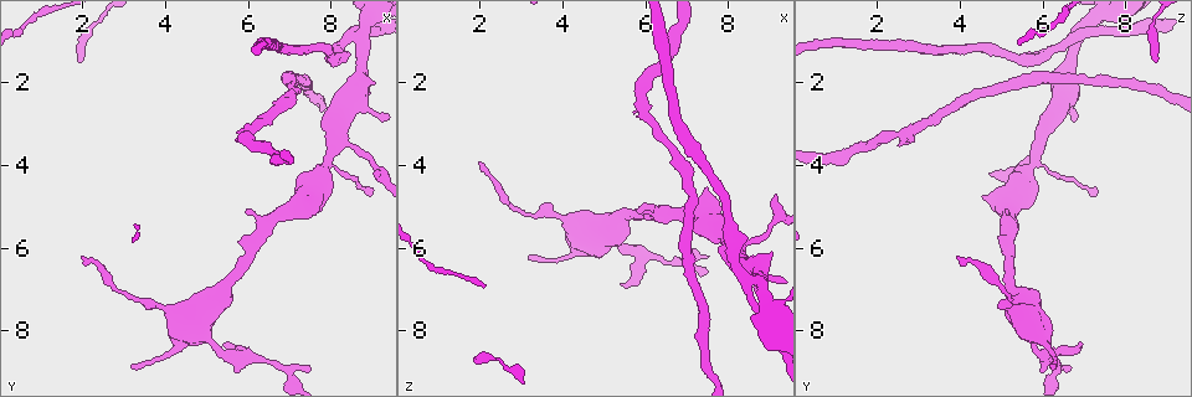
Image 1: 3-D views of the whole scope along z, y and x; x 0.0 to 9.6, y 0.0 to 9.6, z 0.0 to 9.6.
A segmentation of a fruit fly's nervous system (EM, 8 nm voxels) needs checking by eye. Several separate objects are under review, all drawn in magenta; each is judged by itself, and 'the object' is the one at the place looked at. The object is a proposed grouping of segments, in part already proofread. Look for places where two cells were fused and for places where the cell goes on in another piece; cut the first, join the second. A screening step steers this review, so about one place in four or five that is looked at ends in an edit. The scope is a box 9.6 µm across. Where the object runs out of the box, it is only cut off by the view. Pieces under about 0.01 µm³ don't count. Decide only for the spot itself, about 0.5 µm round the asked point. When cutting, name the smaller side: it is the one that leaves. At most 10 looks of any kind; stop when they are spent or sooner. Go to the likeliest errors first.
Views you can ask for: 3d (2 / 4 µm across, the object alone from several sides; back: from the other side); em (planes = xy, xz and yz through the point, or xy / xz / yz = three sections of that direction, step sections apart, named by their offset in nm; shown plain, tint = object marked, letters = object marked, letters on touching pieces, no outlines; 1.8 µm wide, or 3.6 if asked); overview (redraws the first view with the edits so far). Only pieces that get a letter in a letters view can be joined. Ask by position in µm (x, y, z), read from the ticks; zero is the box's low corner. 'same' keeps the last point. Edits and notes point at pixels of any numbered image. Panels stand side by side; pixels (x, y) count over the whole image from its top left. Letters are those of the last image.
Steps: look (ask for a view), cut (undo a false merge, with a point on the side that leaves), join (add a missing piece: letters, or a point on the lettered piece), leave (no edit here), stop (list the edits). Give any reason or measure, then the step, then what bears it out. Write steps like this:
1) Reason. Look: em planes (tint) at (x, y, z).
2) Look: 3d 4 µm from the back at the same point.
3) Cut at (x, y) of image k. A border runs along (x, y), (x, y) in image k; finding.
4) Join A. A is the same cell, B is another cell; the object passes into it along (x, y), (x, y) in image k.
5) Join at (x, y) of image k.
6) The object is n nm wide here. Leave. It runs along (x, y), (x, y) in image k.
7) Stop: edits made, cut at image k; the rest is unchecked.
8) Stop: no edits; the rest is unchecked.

Look: 3d 4 µm at (8.80, 0.95, 6.85).

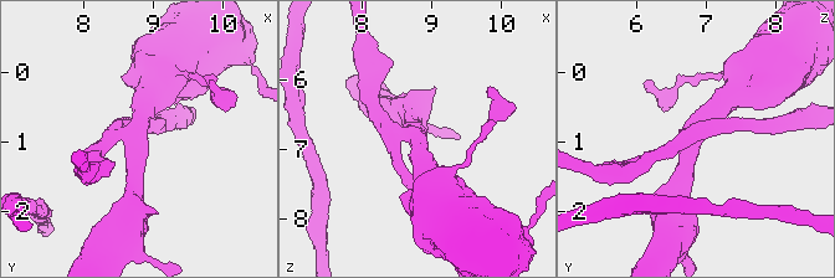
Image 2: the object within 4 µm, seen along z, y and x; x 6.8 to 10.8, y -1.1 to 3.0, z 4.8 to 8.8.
Now the EM. Look: em xy step 16 (tint) at (8.75, 0.95, 6.80).

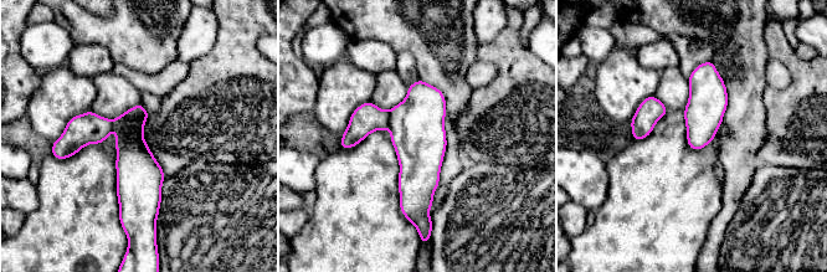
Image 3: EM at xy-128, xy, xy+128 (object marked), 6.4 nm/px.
Look: em planes (letters) at the same point.

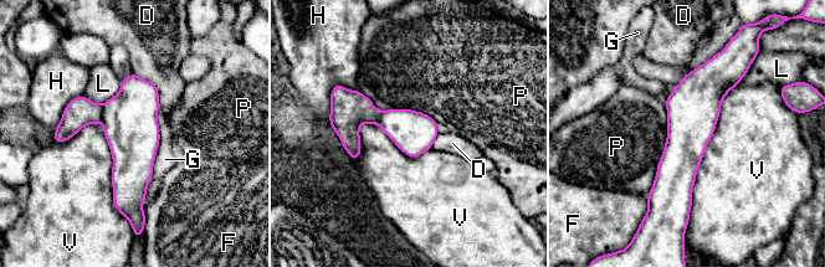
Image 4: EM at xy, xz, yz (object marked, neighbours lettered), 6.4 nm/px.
The object is 280 nm wide here. Cut at (80, 112) of image 4. D, F, G, H, L, P and V are other cells; a border runs along (103, 106), (103, 118), (101, 121) in image 4; a second cell is stuck on.

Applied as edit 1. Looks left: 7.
Tapers out. Look: em xz step 16 (tint) at (1.90, 1.40, 8.70).

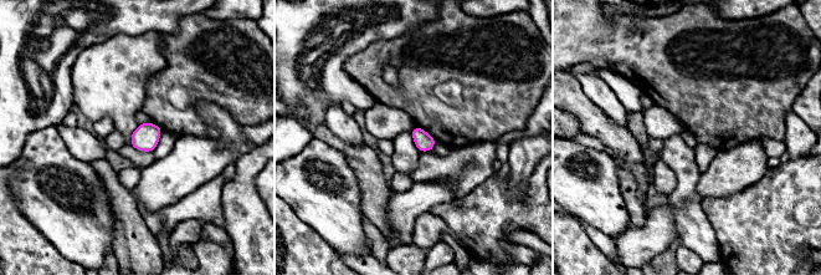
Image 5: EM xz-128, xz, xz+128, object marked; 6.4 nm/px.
Look: em planes (tint) at the same point.

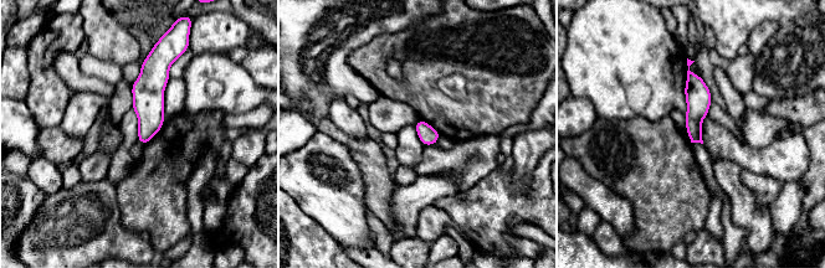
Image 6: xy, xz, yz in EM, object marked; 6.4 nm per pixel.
Look: em planes (letters) at the same point.

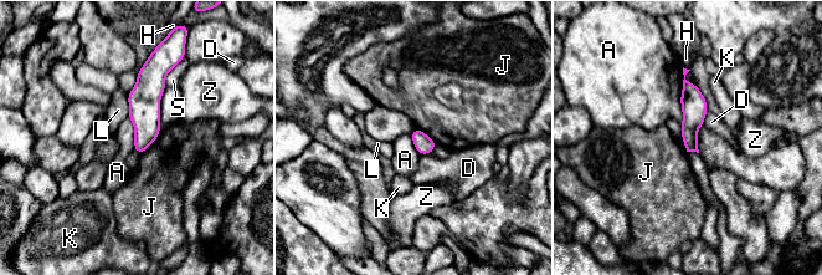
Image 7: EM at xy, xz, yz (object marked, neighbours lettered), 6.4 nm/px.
The longest contact is with A, 360 nm. Leave. A, D, H, J, K, L, S and Z are other cells; it runs along (149, 66), (145, 133), (138, 148) in image 7; none of them fits.

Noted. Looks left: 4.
Sudden change in width. Look: em xy step 16 (tint) at (7.70, 4.20, 5.55).

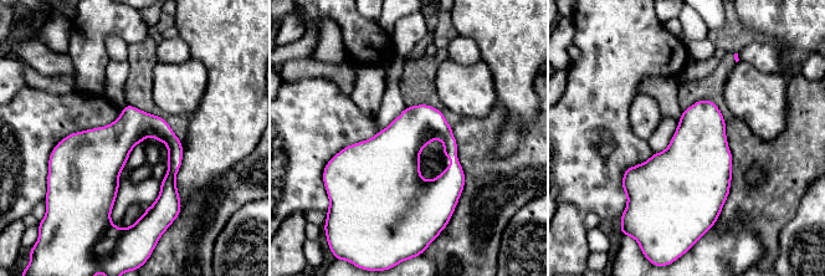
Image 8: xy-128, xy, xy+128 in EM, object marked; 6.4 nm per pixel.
Look: em planes (letters) at the same point.

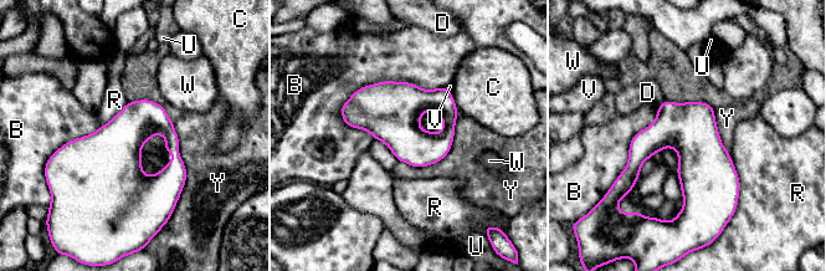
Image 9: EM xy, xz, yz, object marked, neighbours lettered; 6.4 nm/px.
Leave. B, C, D, R, U, V, W and Y are other cells; one cell here.

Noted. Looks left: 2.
Free end. Look: em planes (letters) at (5.40, 8.40, 6.90).

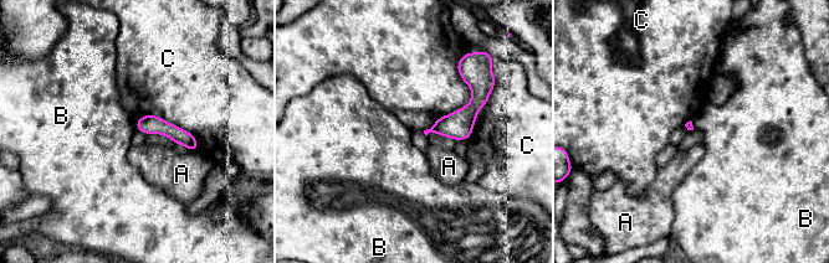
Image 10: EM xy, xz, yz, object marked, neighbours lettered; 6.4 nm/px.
Leave. A, B and C are other cells; a border runs along (138, 118), (134, 129) in image 10; no lettered piece goes on from it.

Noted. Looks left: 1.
Stop: edits made, cut at image 4; the rest is unchecked.

